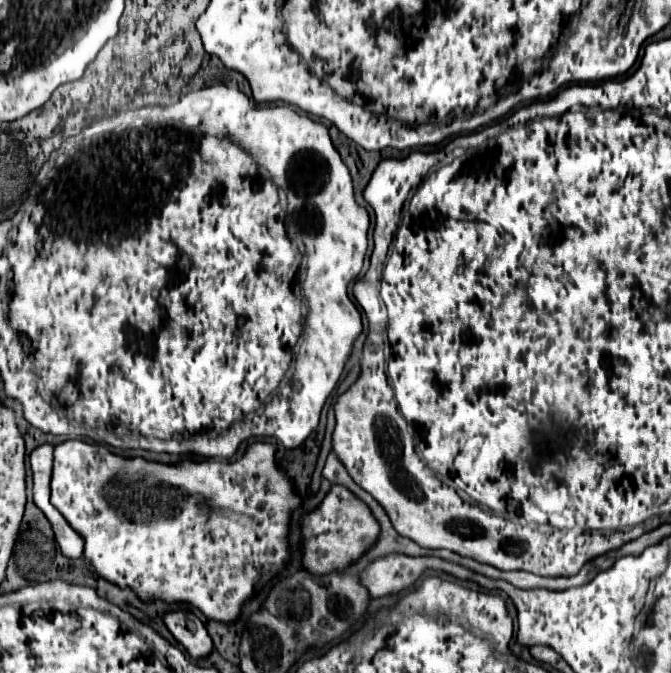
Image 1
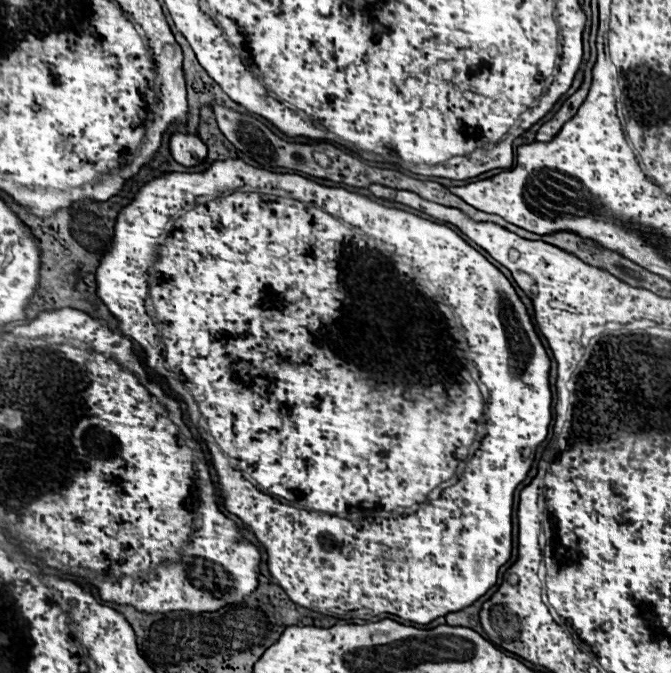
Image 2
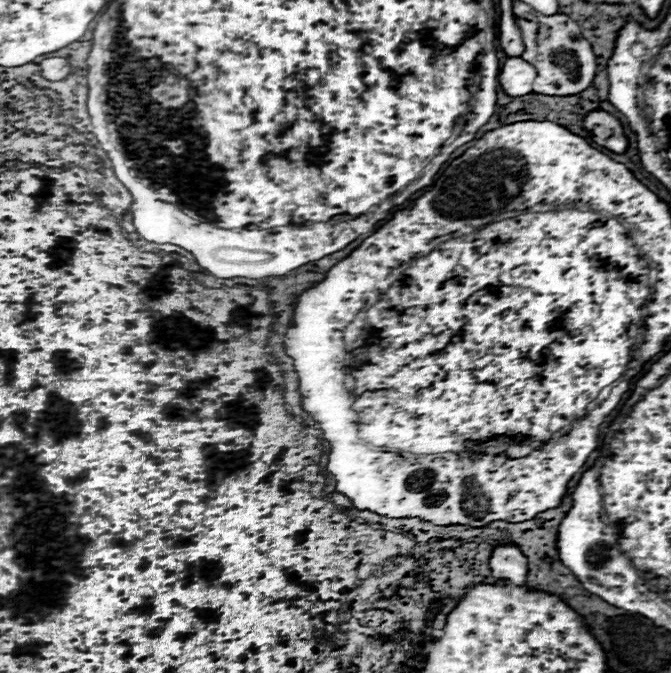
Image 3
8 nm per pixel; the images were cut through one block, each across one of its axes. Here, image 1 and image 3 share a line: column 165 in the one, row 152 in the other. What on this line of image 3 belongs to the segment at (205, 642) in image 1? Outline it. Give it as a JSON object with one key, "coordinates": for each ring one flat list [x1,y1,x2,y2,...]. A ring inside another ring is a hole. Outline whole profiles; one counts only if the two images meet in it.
{"coordinates":[[590,110,584,116,582,126,588,132,588,138,598,146,604,146,618,154,622,154,628,146,620,120,604,110]]}

